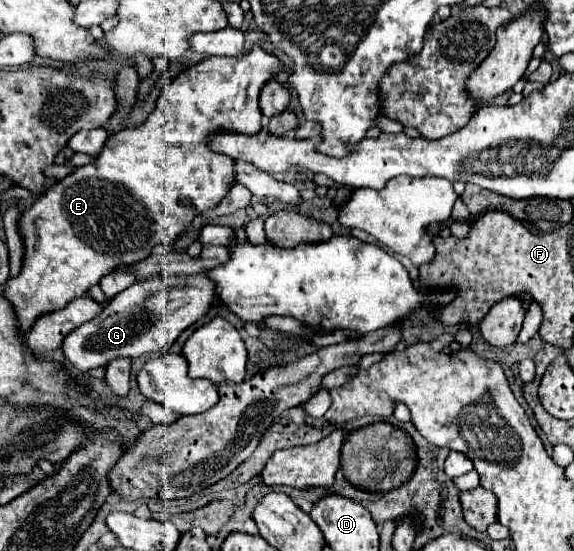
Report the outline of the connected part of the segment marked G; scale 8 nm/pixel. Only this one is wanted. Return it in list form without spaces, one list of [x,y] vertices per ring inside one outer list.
[[[208,274],[156,276],[134,282],[130,288],[116,294],[96,318],[66,336],[62,344],[64,356],[78,372],[86,374],[92,368],[108,366],[114,358],[138,358],[148,352],[166,352],[182,330],[208,312],[216,296],[214,290],[216,284]]]

